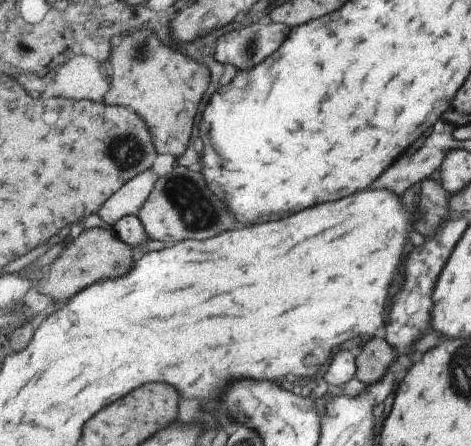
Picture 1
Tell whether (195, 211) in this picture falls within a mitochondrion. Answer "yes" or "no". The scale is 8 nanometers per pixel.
yes

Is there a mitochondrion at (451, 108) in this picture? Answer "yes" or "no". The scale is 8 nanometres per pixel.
no

